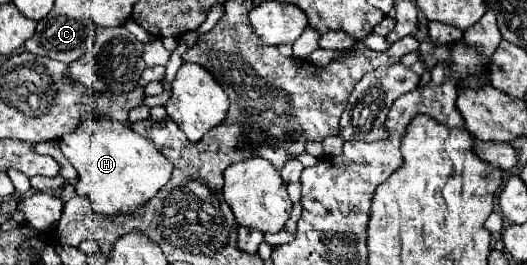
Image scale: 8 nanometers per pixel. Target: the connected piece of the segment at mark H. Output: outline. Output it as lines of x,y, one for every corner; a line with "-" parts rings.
86,118
74,134
66,134
60,138
60,148
68,162
78,170
76,194
88,198
98,214
132,214
134,210
146,206
146,202
170,180
172,174
172,164
154,148
148,138
142,138
130,126
110,122
108,118

